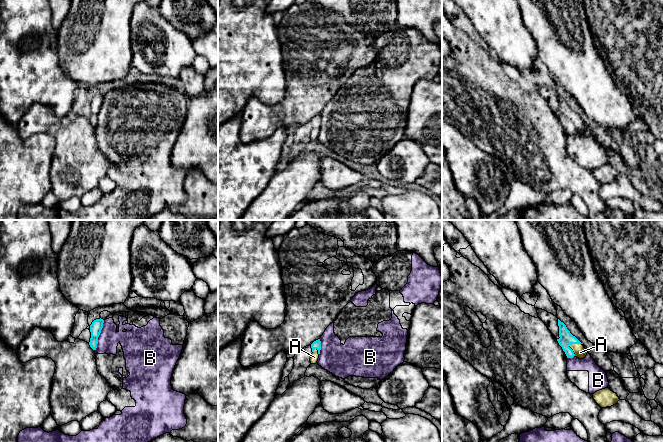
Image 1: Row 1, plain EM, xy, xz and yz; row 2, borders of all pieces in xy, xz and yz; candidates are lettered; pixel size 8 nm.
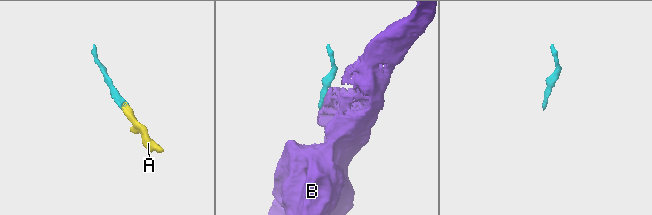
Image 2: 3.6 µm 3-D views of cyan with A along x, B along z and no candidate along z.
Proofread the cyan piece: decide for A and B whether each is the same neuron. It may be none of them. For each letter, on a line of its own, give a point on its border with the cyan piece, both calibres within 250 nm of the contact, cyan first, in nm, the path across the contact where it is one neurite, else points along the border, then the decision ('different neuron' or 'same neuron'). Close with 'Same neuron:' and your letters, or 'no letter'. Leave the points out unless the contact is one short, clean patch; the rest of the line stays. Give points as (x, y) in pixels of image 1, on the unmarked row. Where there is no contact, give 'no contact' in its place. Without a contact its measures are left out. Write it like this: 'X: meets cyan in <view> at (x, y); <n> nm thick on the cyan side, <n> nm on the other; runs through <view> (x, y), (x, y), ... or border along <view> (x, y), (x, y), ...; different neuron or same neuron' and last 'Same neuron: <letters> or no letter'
A: meets cyan in yz at (570, 120); 110 nm thick on the cyan side, 100 nm on the other; runs through yz (566, 114), (570, 120), (580, 128); same neuron
B: meets cyan in xy at (99, 110); 100 nm thick on the cyan side, 170 nm on the other; border along xy (104, 96), (95, 126); different neuron
Same neuron: A

